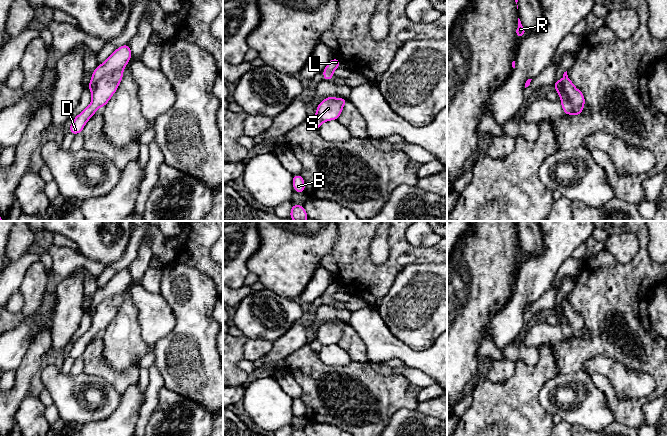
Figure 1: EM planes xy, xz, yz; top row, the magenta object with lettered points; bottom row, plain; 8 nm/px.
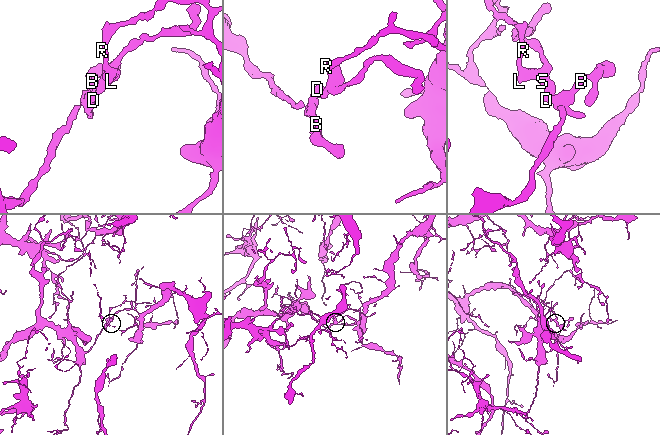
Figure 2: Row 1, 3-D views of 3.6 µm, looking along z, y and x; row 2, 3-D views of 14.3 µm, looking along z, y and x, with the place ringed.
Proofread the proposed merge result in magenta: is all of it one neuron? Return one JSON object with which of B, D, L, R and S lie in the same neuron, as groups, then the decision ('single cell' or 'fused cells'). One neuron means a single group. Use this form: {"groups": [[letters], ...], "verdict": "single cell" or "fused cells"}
{"groups": [["B"], ["D", "L", "R", "S"]], "verdict": "fused cells"}

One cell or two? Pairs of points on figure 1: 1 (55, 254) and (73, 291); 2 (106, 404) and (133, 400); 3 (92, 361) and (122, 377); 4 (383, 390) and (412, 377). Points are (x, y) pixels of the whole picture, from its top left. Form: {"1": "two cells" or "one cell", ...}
{"1": "two cells", "2": "two cells", "3": "one cell", "4": "two cells"}

